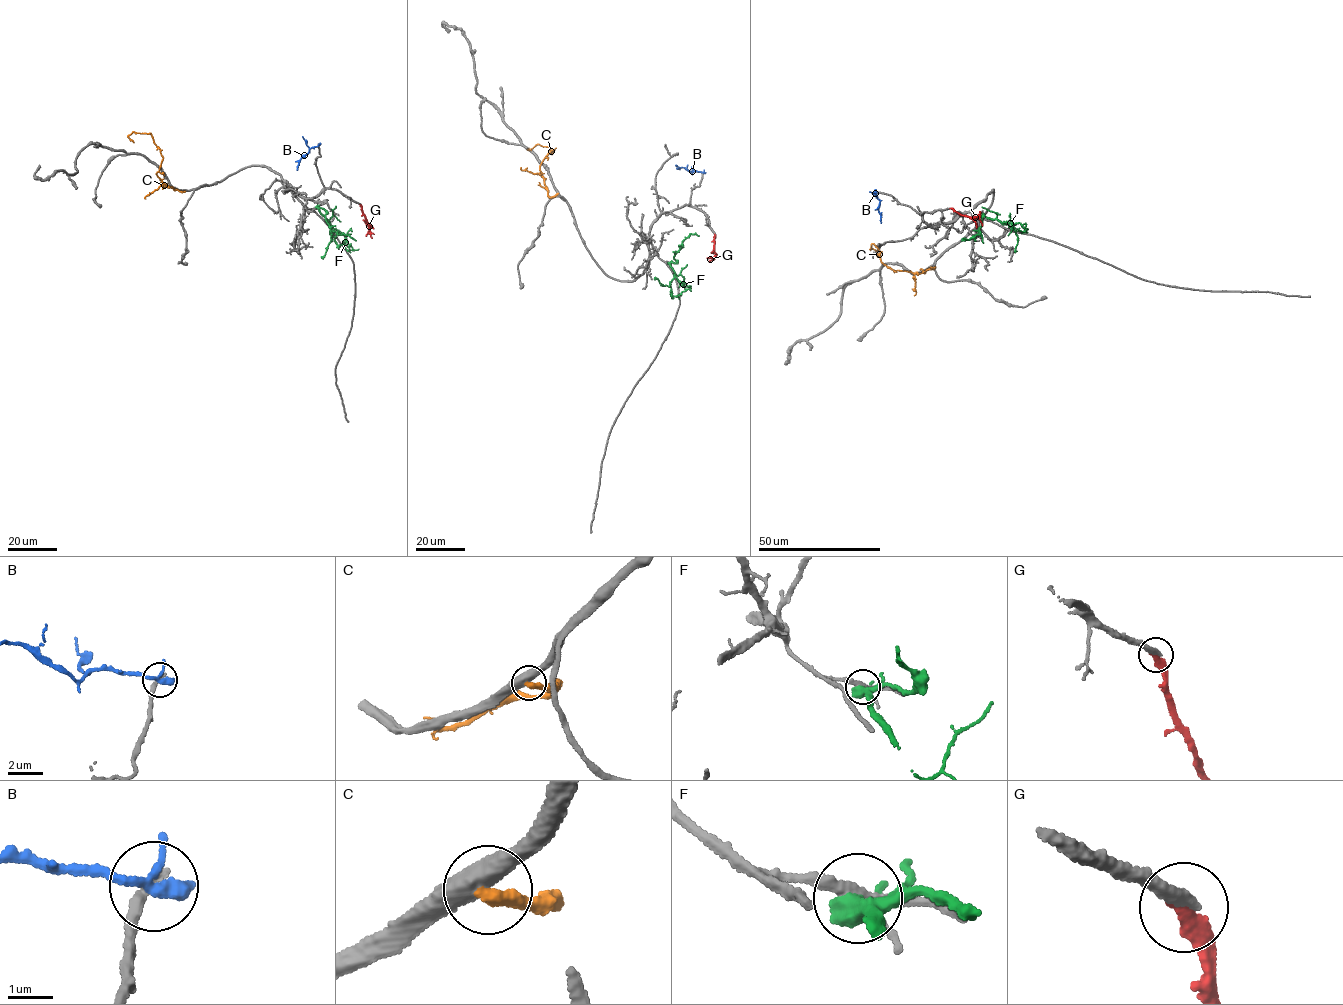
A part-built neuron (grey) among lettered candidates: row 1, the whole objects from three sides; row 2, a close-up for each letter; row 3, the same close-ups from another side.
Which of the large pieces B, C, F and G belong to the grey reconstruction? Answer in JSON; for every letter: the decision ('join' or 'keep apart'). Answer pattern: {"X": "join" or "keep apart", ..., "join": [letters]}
{"B": "keep apart", "C": "keep apart", "F": "keep apart", "G": "join", "join": ["G"]}

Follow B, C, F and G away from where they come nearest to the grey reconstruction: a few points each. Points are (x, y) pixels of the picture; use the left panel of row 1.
B: (318, 145), (311, 147), (300, 160), (297, 170)
C: (185, 191), (169, 187), (157, 175), (163, 158), (150, 132), (133, 131), (128, 136), (134, 142)
F: (316, 206), (329, 221), (335, 242), (349, 250), (358, 249)
G: (360, 205), (371, 226), (363, 219)

